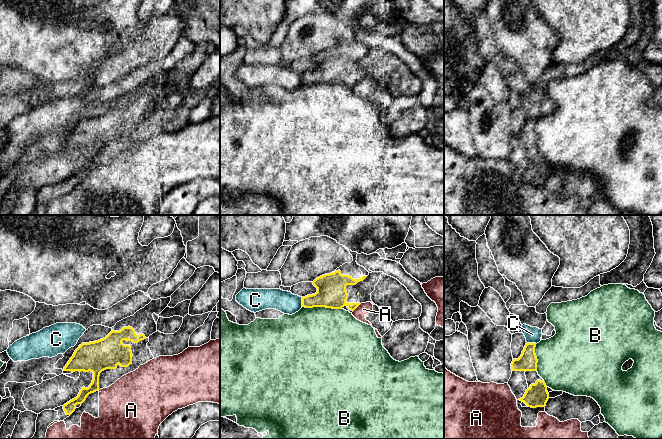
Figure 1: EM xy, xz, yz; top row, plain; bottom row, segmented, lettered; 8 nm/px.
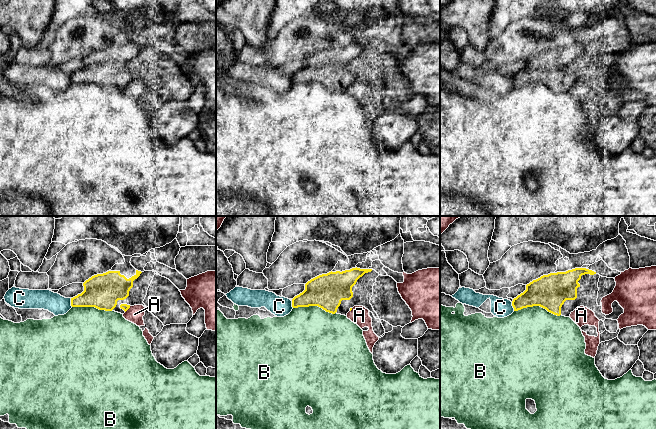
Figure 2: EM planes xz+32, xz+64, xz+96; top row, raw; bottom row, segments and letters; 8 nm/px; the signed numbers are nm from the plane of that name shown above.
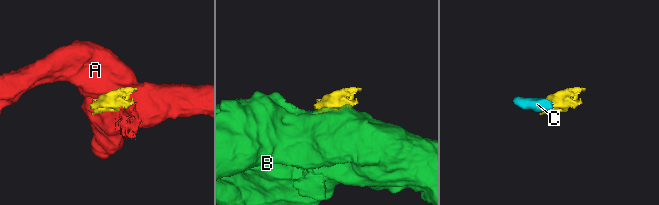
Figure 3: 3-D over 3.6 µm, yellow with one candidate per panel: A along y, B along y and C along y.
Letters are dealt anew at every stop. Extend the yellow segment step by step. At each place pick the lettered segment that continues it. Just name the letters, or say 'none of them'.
none of them

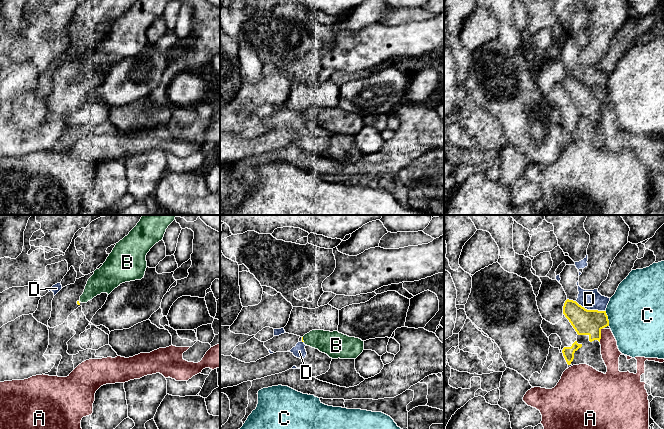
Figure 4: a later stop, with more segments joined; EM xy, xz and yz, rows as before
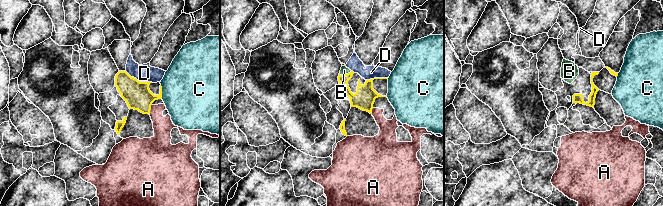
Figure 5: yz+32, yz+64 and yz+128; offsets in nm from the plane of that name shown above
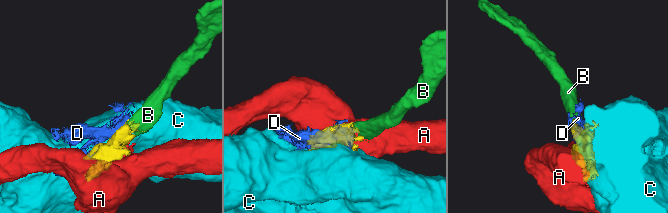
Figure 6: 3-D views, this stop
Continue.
B

